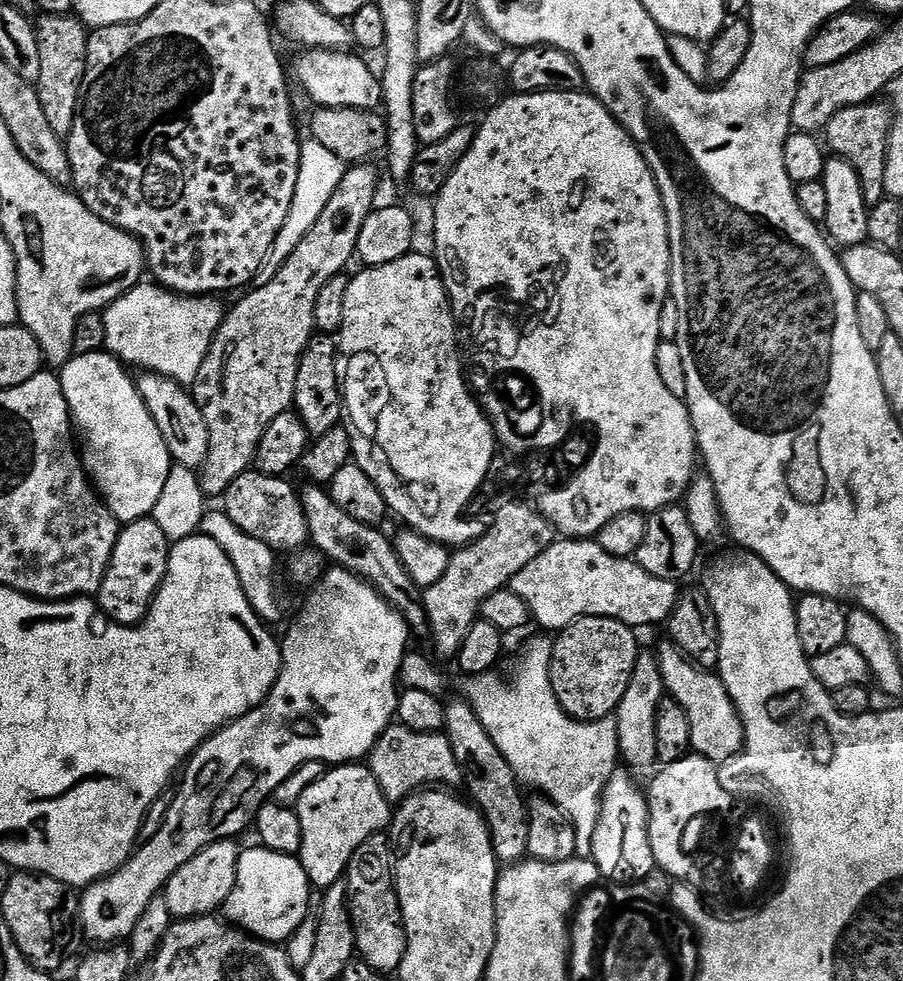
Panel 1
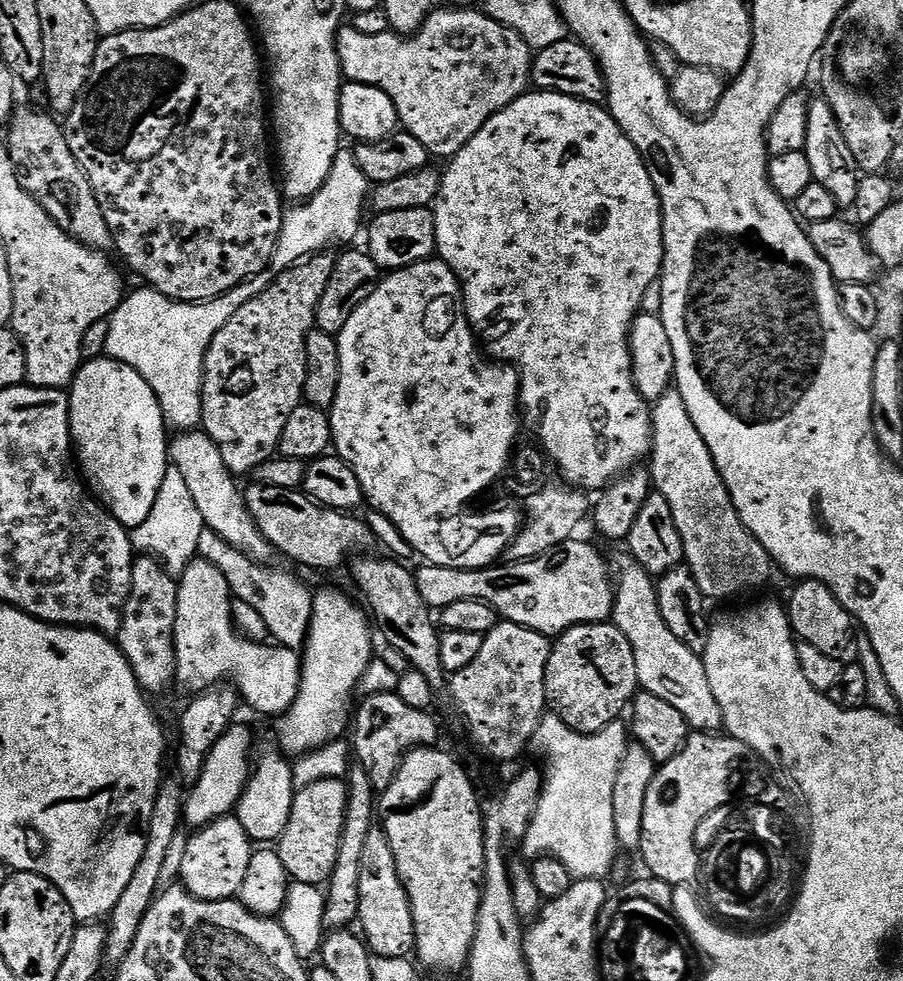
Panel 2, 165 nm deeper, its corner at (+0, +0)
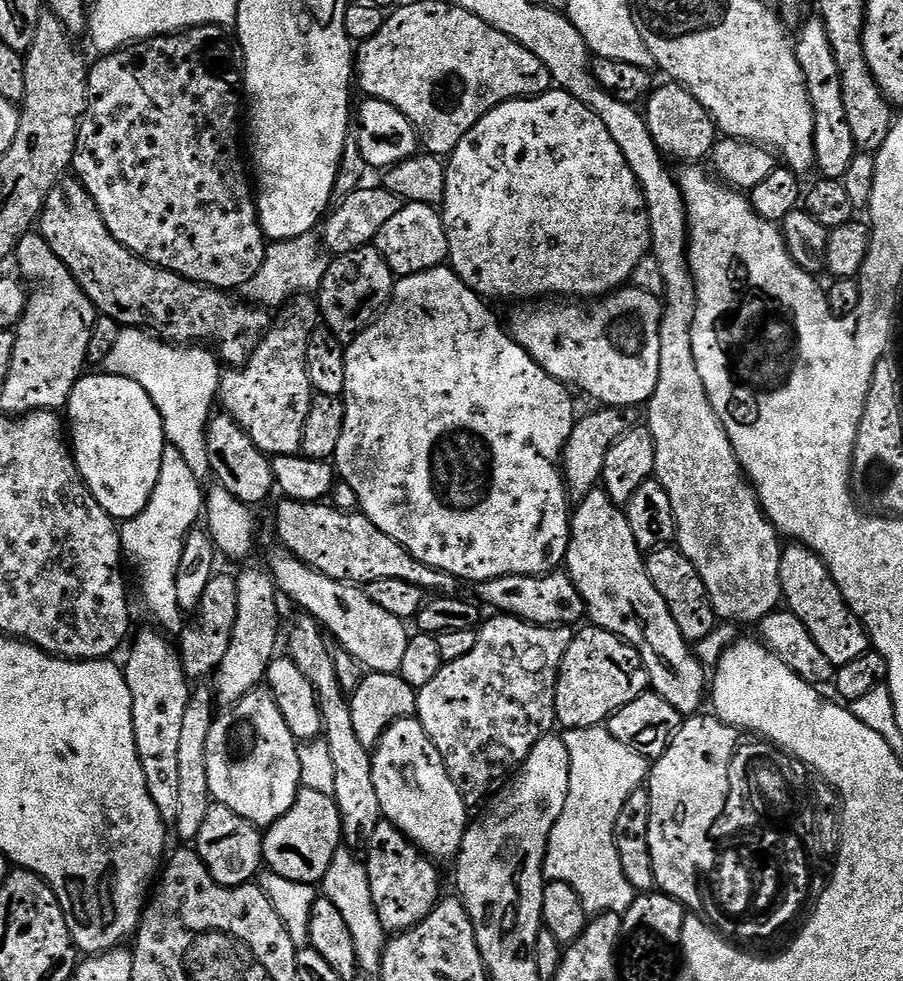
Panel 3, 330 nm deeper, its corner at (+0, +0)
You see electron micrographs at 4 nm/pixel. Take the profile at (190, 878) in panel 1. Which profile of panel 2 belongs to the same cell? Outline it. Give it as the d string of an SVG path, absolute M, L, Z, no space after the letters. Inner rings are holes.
M235 814L221 816L214 823L189 835L179 883L190 894L194 894L194 898L230 900L239 897L253 853L254 842L246 830L242 830L240 819Z

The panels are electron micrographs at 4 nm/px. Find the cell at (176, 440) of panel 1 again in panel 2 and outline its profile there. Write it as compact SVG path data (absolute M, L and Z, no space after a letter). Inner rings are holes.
M184 430L180 436L171 441L170 464L177 467L186 478L187 489L194 498L195 505L204 519L205 529L214 531L218 537L236 547L254 560L268 562L274 556L274 549L263 534L258 530L254 518L244 501L244 492L239 488L237 477L222 462L222 450L203 430Z

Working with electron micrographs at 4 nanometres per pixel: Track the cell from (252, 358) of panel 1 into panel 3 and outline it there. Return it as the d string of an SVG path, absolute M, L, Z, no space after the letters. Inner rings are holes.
M301 294L284 305L280 321L264 333L248 363L220 377L218 404L262 450L265 456L295 456L302 446L302 432L314 389L308 377L308 343L321 319L317 301Z

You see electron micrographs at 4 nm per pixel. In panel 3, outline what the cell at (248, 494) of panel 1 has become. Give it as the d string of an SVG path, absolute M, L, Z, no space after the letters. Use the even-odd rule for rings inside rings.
M281 499L281 504L276 508L276 532L280 535L280 540L285 549L297 556L304 564L309 564L314 570L326 574L335 580L342 580L345 584L365 586L379 579L401 579L402 582L414 583L419 588L423 588L432 594L443 594L445 596L455 596L462 588L461 581L455 576L446 574L437 568L426 566L414 558L394 538L382 534L374 522L370 522L359 511L341 510L328 502L317 502L307 504L301 500Z

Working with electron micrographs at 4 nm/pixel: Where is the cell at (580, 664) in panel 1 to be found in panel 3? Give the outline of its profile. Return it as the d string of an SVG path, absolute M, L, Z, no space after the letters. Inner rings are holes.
M587 626L572 637L556 683L556 723L561 729L603 725L622 706L649 691L648 672L638 650L612 632Z

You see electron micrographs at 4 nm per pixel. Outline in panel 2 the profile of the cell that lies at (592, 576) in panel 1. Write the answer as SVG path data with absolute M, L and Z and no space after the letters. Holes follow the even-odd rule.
M573 538L562 542L558 546L551 548L546 554L536 556L532 560L517 560L515 562L500 562L496 565L492 565L488 568L456 568L456 567L438 567L436 565L422 564L420 568L415 569L414 578L415 584L418 586L418 592L421 594L423 601L428 604L428 607L433 610L439 610L445 608L448 605L452 605L454 602L464 600L484 601L487 605L491 606L496 611L497 617L501 621L517 624L518 626L526 626L530 630L540 632L544 636L549 638L555 638L564 632L568 628L573 628L579 624L603 624L613 619L612 605L614 603L614 580L610 575L610 564L604 556L595 548L592 544L587 544L586 541L580 540L581 538Z

